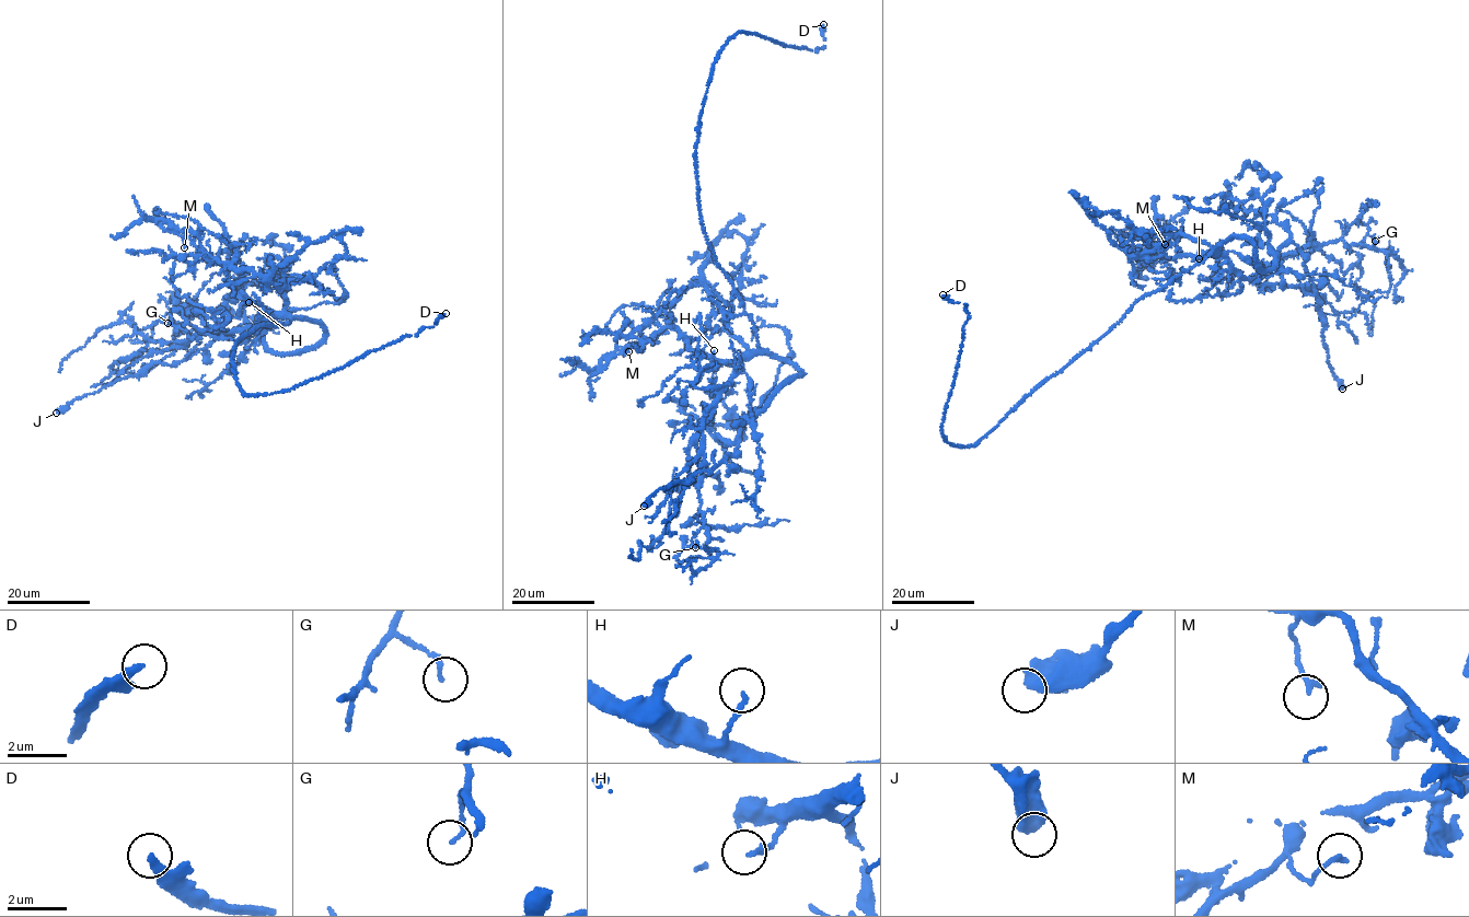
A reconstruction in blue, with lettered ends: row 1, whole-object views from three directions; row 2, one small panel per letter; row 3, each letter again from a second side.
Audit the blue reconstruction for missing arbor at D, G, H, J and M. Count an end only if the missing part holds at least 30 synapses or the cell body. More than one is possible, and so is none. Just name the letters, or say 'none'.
D

